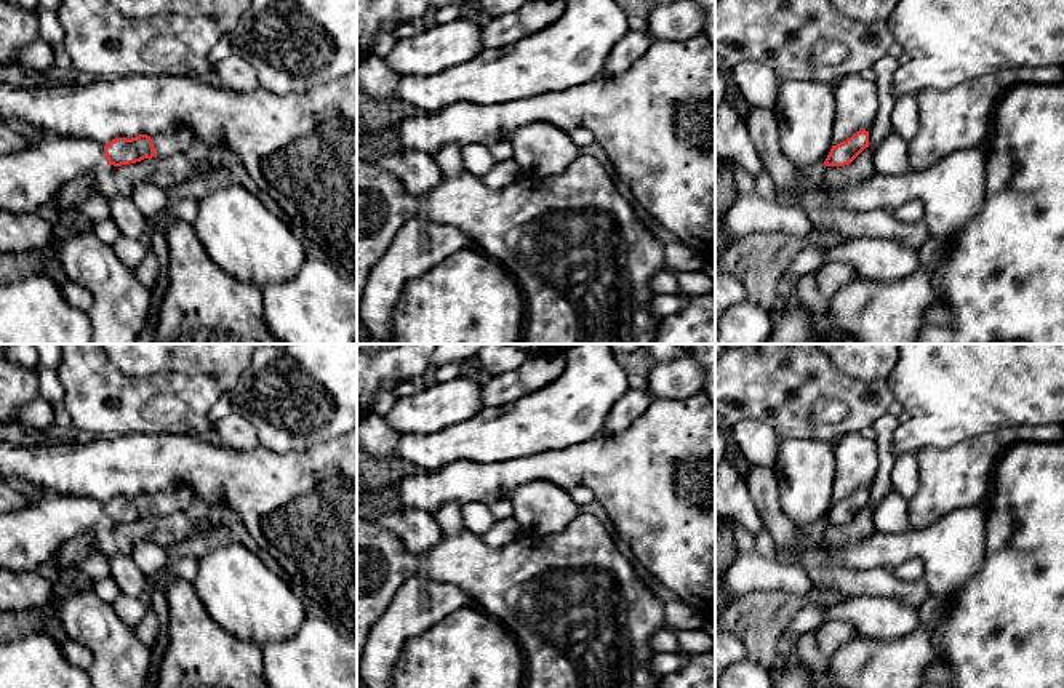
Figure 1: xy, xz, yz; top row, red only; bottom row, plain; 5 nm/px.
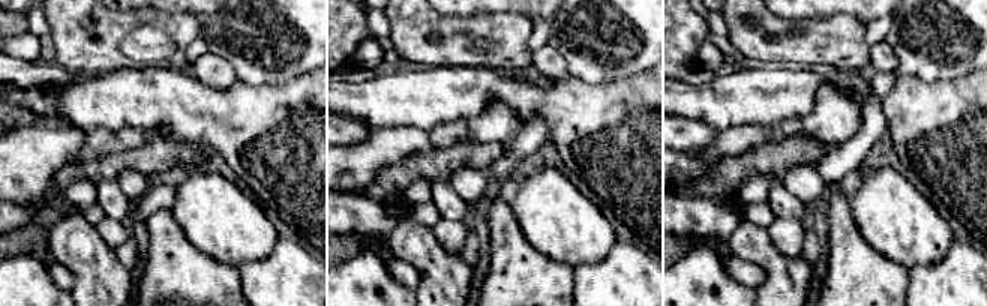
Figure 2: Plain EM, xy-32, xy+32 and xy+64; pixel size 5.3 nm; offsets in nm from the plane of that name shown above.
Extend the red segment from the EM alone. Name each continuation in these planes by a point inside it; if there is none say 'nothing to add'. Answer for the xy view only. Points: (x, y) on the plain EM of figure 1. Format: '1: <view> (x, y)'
1: xy (178, 498)

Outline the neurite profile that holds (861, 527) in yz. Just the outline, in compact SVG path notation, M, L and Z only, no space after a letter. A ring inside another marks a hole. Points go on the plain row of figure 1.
M866 506L851 522L845 525L826 525L818 528L821 541L830 546L859 542L872 536L877 530L872 520L874 509Z

